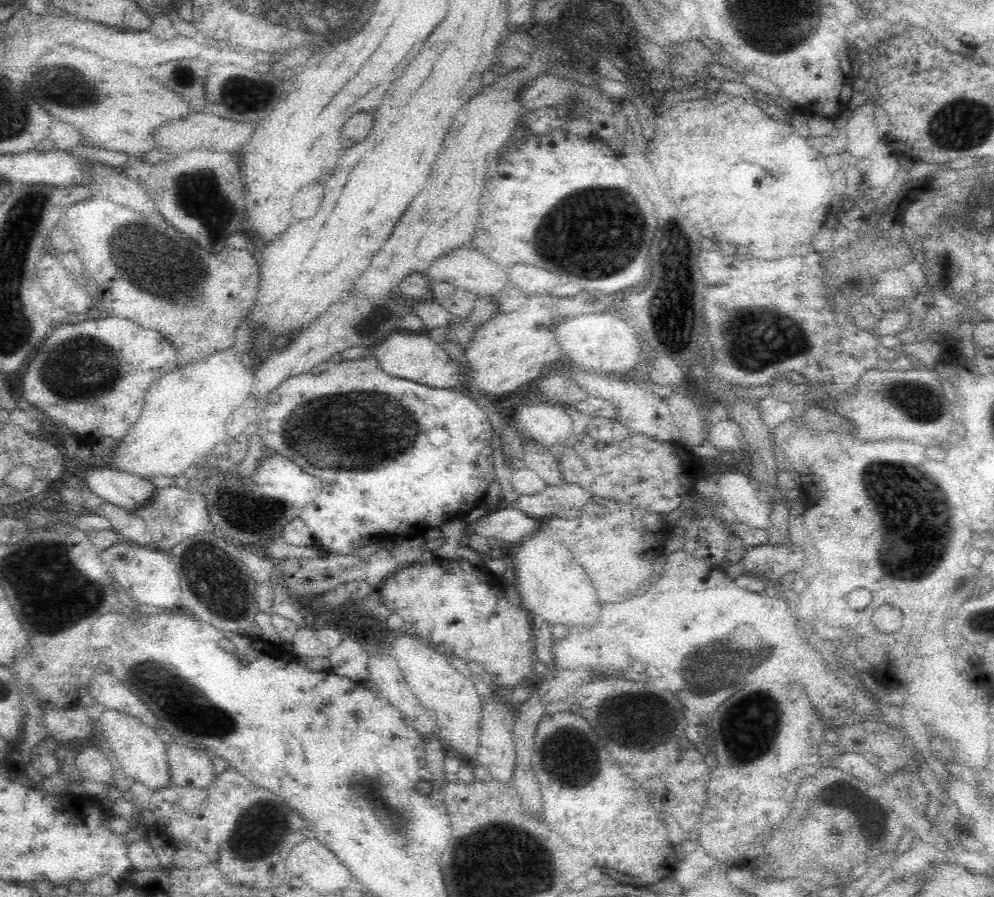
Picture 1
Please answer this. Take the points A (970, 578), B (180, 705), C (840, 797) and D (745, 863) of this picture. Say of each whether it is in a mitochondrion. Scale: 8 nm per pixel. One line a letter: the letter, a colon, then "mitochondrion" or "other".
A: other
B: mitochondrion
C: mitochondrion
D: other

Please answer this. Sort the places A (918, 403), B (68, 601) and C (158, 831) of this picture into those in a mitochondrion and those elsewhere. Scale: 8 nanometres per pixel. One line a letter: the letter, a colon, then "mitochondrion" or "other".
A: mitochondrion
B: mitochondrion
C: other

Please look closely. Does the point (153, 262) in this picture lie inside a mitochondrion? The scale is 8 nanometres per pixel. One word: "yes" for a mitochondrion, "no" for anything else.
yes

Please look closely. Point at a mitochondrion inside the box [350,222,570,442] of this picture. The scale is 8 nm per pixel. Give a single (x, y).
(379, 314)

